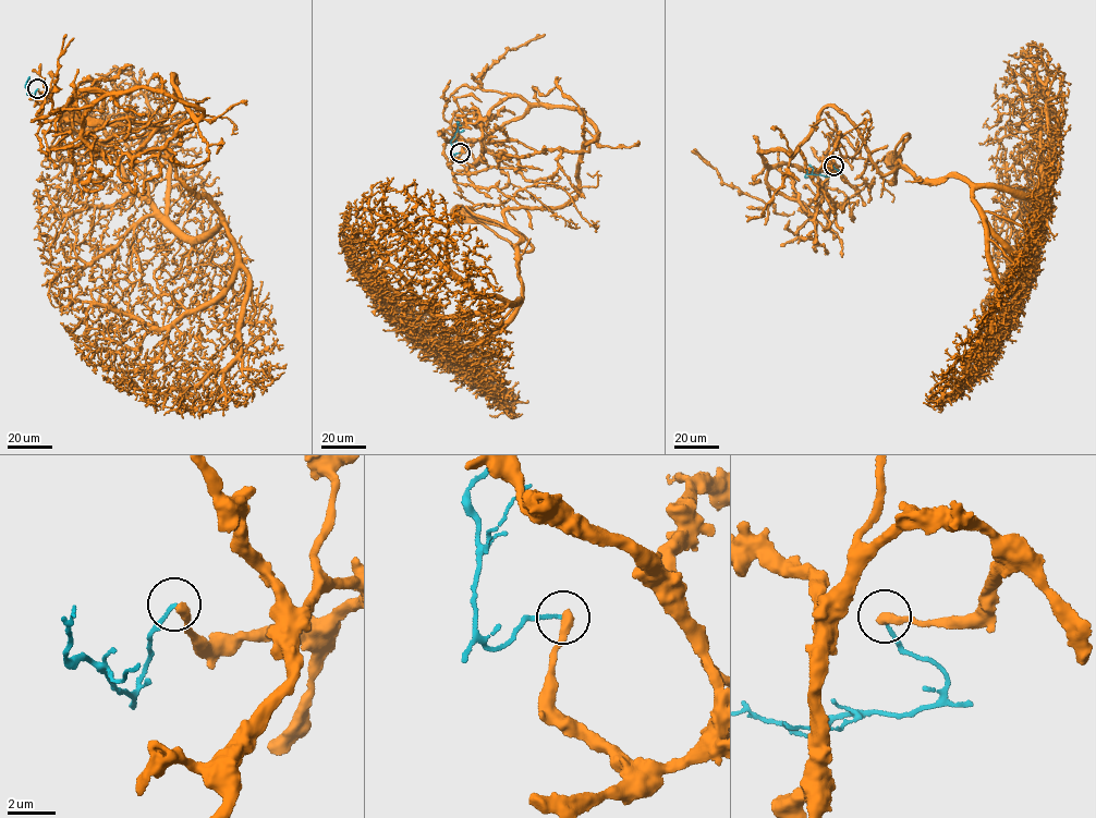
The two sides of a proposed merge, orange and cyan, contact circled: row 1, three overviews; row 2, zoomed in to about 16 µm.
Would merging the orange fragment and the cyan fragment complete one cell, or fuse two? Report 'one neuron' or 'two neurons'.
two neurons

